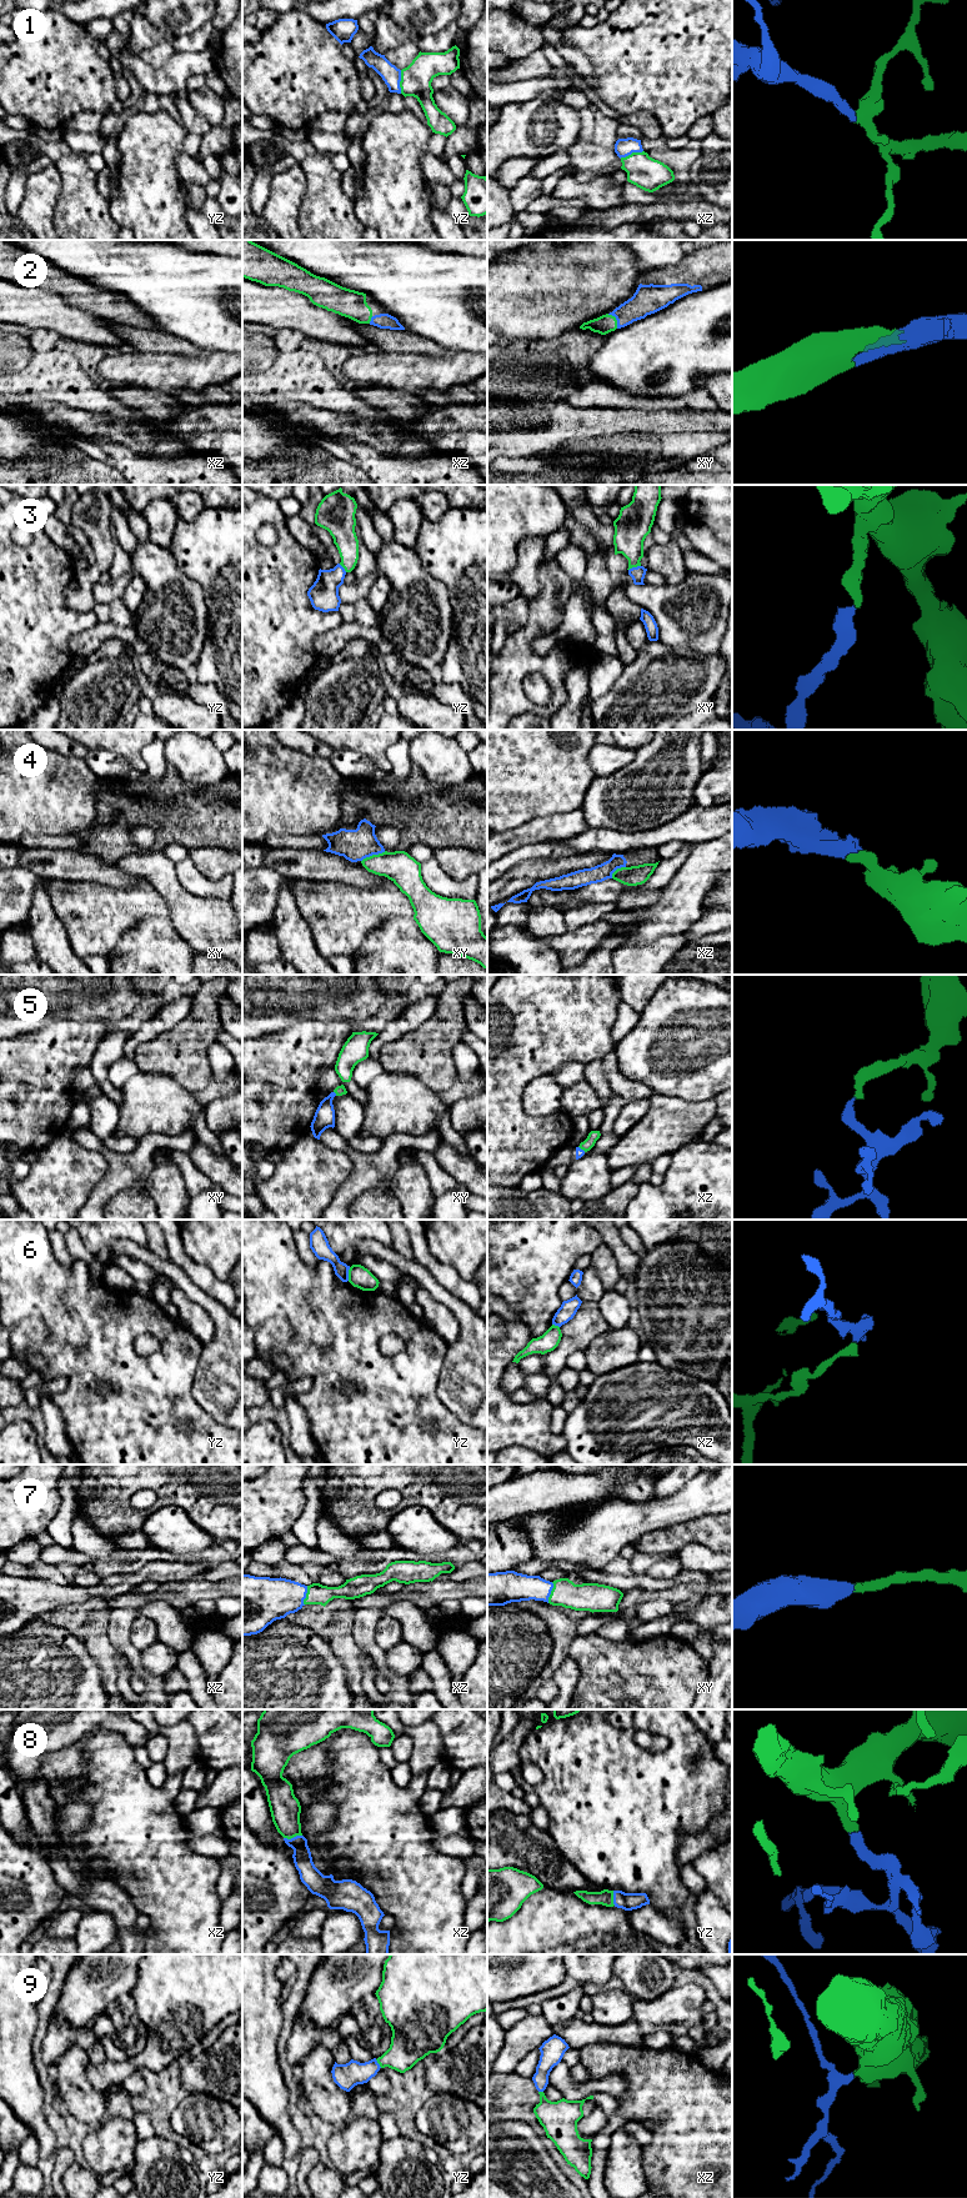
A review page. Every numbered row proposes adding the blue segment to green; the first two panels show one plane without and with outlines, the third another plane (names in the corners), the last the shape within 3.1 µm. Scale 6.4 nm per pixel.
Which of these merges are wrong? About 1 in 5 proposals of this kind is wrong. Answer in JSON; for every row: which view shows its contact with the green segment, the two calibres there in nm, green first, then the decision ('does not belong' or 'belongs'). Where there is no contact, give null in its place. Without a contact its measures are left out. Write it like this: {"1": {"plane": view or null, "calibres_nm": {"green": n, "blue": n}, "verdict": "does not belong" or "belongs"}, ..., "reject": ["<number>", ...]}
{"1": {"plane": "yz", "calibres_nm": {"green": 200, "blue": 120}, "verdict": "belongs"}, "2": {"plane": "xy", "calibres_nm": {"green": 120, "blue": 190}, "verdict": "belongs"}, "3": {"plane": "xy", "calibres_nm": {"green": 220, "blue": 90}, "verdict": "belongs"}, "4": {"plane": "xy", "calibres_nm": {"green": 200, "blue": 200}, "verdict": "does not belong"}, "5": {"plane": "xy", "calibres_nm": {"green": 60, "blue": 130}, "verdict": "belongs"}, "6": {"plane": "yz", "calibres_nm": {"green": 140, "blue": 120}, "verdict": "does not belong"}, "7": {"plane": "xy", "calibres_nm": {"green": 180, "blue": 190}, "verdict": "belongs"}, "8": {"plane": "xz", "calibres_nm": {"green": 200, "blue": 120}, "verdict": "belongs"}, "9": {"plane": "yz", "calibres_nm": {"green": 260, "blue": 160}, "verdict": "belongs"}, "reject": ["4", "6"]}

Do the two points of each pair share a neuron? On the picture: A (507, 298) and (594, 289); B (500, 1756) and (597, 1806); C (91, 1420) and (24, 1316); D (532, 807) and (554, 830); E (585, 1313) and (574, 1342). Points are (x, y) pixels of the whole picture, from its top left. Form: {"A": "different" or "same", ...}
{"A": "same", "B": "different", "C": "same", "D": "different", "E": "same"}

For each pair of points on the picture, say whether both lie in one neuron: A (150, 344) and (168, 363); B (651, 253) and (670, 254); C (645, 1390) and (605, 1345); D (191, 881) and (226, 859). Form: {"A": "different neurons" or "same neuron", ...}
{"A": "different neurons", "B": "same neuron", "C": "different neurons", "D": "different neurons"}

